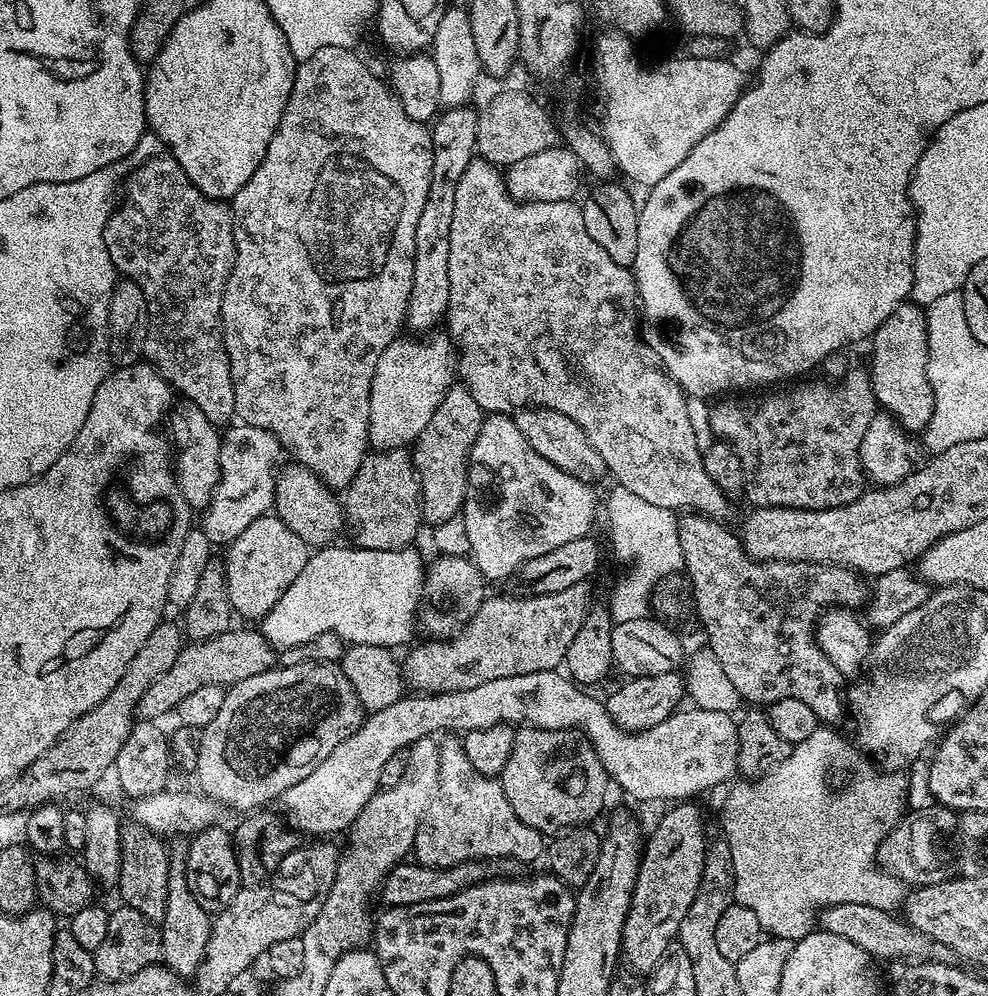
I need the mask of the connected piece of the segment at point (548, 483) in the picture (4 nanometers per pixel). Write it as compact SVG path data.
M485 415L480 424L476 441L472 449L468 451L468 494L464 498L462 509L466 534L469 536L470 556L476 565L476 569L482 573L485 581L504 580L508 575L512 576L528 559L538 558L540 554L547 554L550 550L565 545L566 542L589 535L593 531L591 529L592 519L596 516L596 500L592 497L592 492L593 489L589 485L583 484L578 478L574 478L570 474L566 474L566 470L554 466L554 462L546 462L546 458L542 458L542 454L538 454L538 450L534 450L534 446L530 446L530 442L526 442L526 434L522 434L522 430L518 430L516 421L511 415Z

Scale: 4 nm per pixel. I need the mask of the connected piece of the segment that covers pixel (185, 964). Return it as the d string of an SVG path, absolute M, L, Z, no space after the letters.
M183 851L171 853L168 861L168 881L166 882L166 910L158 927L162 938L163 963L181 977L188 978L200 969L206 954L208 939L212 933L213 917L205 908L200 897L192 891L186 875L186 856Z

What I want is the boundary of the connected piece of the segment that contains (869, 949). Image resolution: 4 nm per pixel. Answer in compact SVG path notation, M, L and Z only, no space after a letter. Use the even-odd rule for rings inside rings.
M858 902L832 906L820 913L818 924L823 931L838 934L838 938L846 938L846 942L854 942L854 946L862 946L862 950L866 950L866 954L877 961L956 964L958 960L956 952L950 950L950 946L922 934L922 930L909 924L907 919L886 910L878 910L874 906L858 906Z

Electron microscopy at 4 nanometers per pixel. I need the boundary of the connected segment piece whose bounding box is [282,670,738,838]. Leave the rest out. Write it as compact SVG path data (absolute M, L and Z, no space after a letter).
M563 671L535 672L534 674L518 674L510 678L494 678L494 682L482 682L482 686L474 686L474 690L454 690L453 692L430 692L427 694L405 694L394 706L386 706L386 710L365 715L363 724L350 738L338 742L334 750L302 782L297 782L286 790L282 797L282 805L288 811L288 818L299 833L309 832L312 838L332 838L335 832L347 833L352 823L362 814L366 802L380 788L382 766L398 750L411 749L419 745L427 736L440 732L445 728L448 734L465 734L477 730L485 730L495 724L509 723L513 726L531 726L549 730L579 730L588 735L592 745L598 750L604 768L608 771L611 783L616 784L624 792L629 792L636 800L672 800L668 802L684 802L696 798L699 792L708 792L719 784L727 785L737 775L736 759L738 758L738 734L736 720L729 713L718 710L702 710L695 706L689 712L677 710L672 715L650 729L640 732L625 732L612 720L605 708L603 699L595 700L591 691L585 690Z

